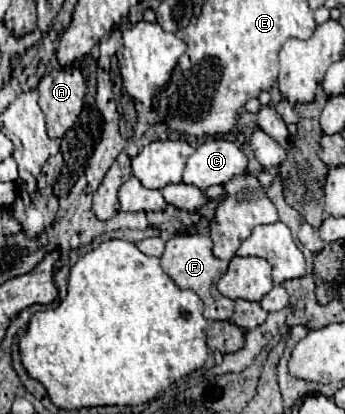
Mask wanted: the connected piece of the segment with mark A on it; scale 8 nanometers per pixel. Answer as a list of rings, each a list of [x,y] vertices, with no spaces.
[[[77,68],[51,70],[39,82],[39,106],[47,118],[49,138],[63,138],[81,114],[85,98],[85,78]]]

